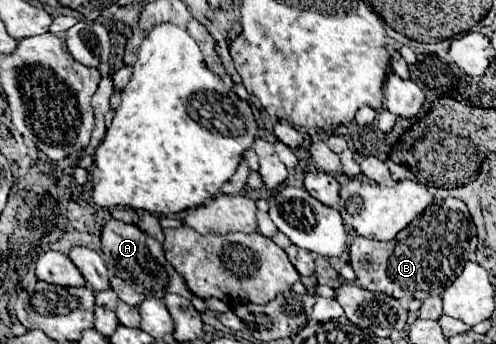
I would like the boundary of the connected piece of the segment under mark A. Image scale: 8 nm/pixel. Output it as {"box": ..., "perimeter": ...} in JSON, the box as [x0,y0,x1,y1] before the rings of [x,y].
{"box":[101,219,193,299],"perimeter":[[[115,219],[105,223],[101,231],[101,251],[105,255],[109,273],[127,281],[127,285],[131,285],[137,293],[143,293],[145,297],[159,297],[159,299],[163,299],[169,293],[177,293],[187,299],[193,297],[193,293],[185,285],[185,279],[165,259],[165,251],[161,243],[149,237],[147,233],[143,233],[137,225],[129,225]]]}

